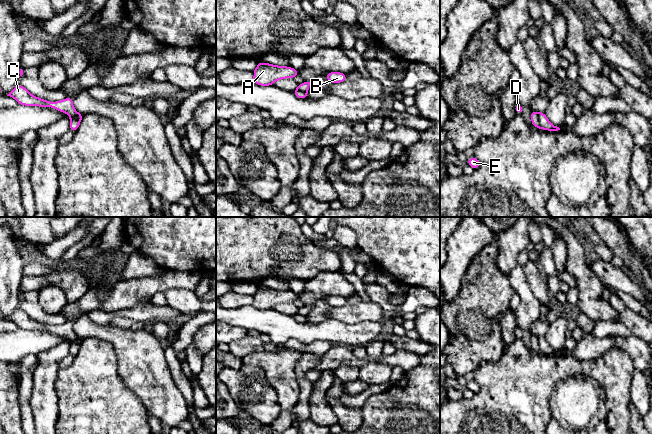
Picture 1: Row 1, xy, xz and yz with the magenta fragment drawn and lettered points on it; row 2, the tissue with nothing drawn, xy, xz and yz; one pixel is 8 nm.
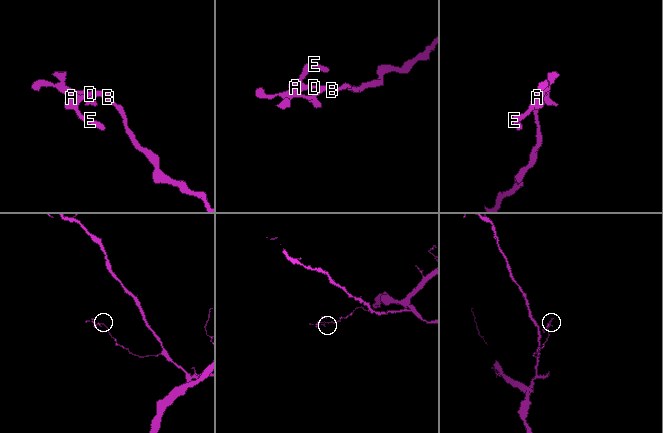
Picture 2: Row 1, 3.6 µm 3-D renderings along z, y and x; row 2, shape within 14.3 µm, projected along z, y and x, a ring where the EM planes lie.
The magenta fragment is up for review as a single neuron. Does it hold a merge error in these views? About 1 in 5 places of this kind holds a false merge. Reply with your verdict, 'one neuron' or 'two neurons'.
two neurons

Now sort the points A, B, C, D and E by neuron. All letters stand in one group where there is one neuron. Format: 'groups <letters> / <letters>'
groups A C D E / B

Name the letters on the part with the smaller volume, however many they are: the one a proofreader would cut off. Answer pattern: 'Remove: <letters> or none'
Remove: A, C, D, E

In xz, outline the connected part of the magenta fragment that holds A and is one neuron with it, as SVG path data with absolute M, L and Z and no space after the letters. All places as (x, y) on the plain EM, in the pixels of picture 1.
M259 285L253 295L254 301L252 306L259 310L272 310L273 307L280 303L294 302L299 299L298 294L290 290L277 290L274 288Z

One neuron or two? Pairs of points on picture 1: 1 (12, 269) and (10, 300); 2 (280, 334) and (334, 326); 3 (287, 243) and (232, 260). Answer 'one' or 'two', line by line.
1: one
2: one
3: one

